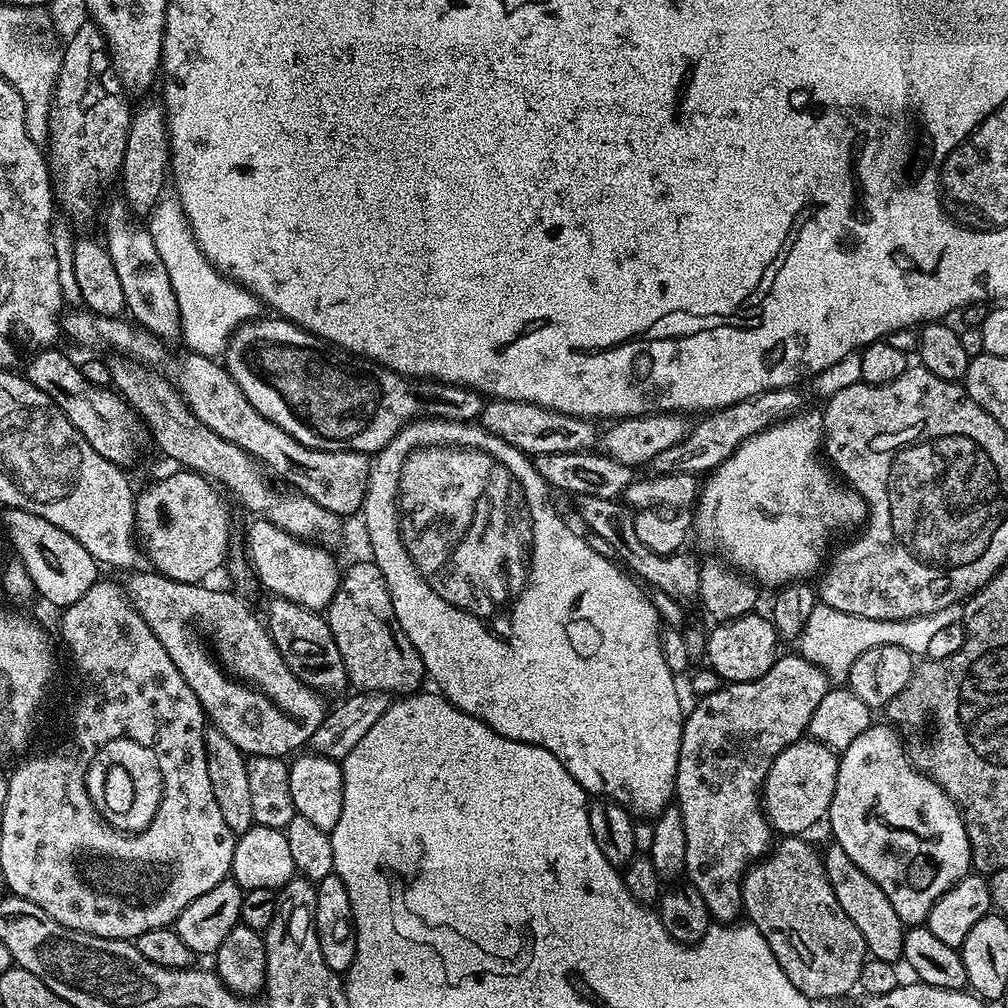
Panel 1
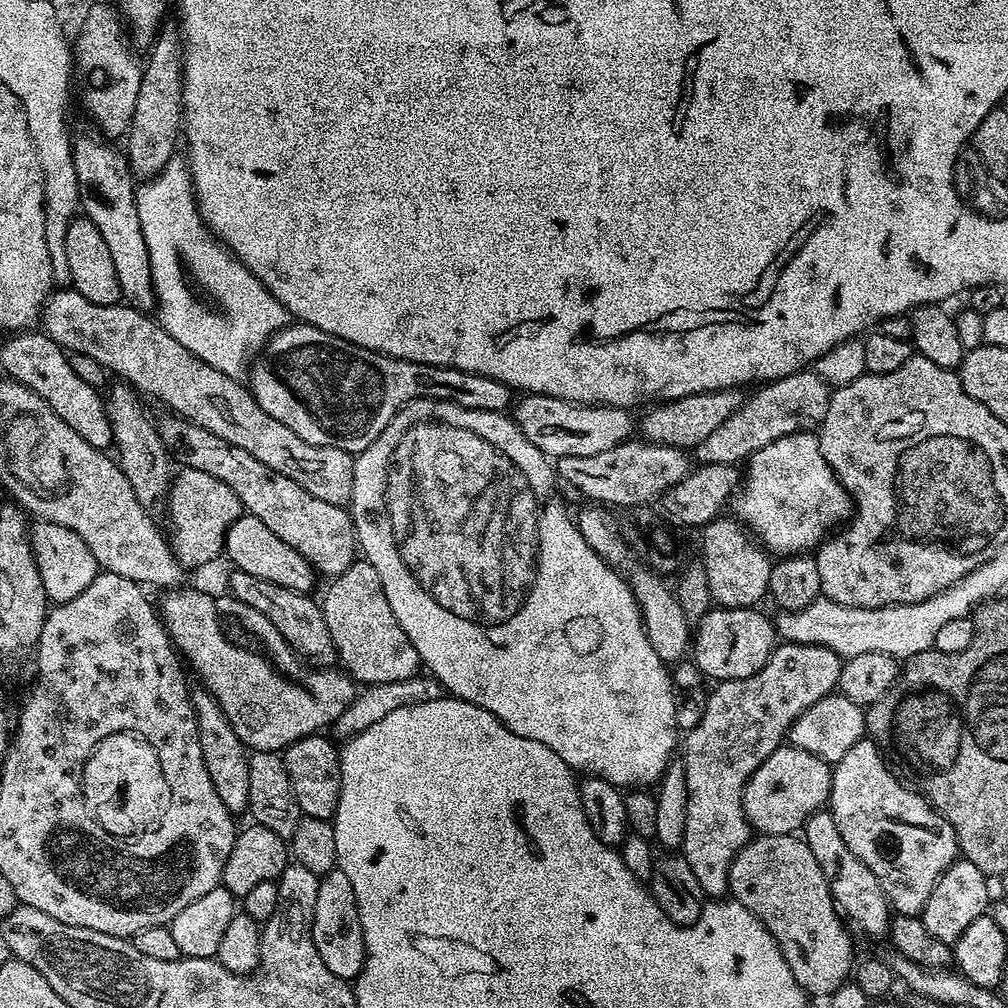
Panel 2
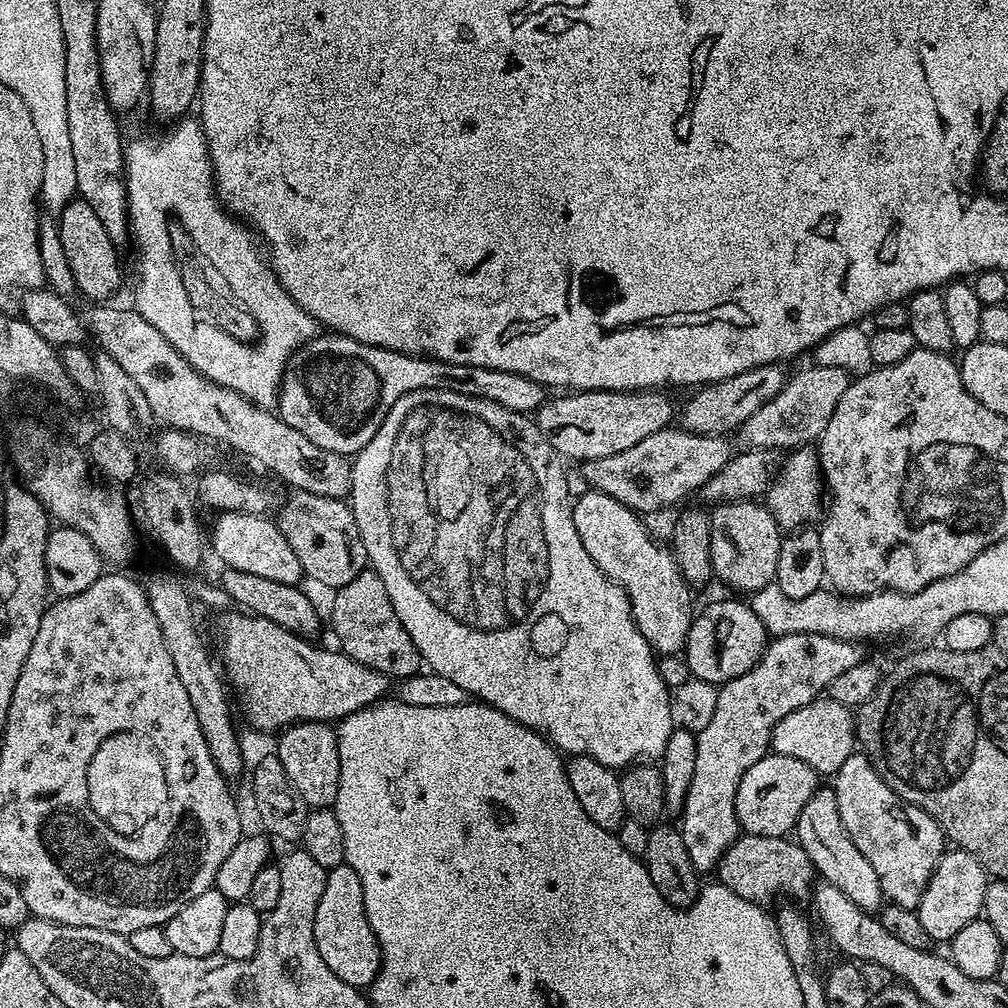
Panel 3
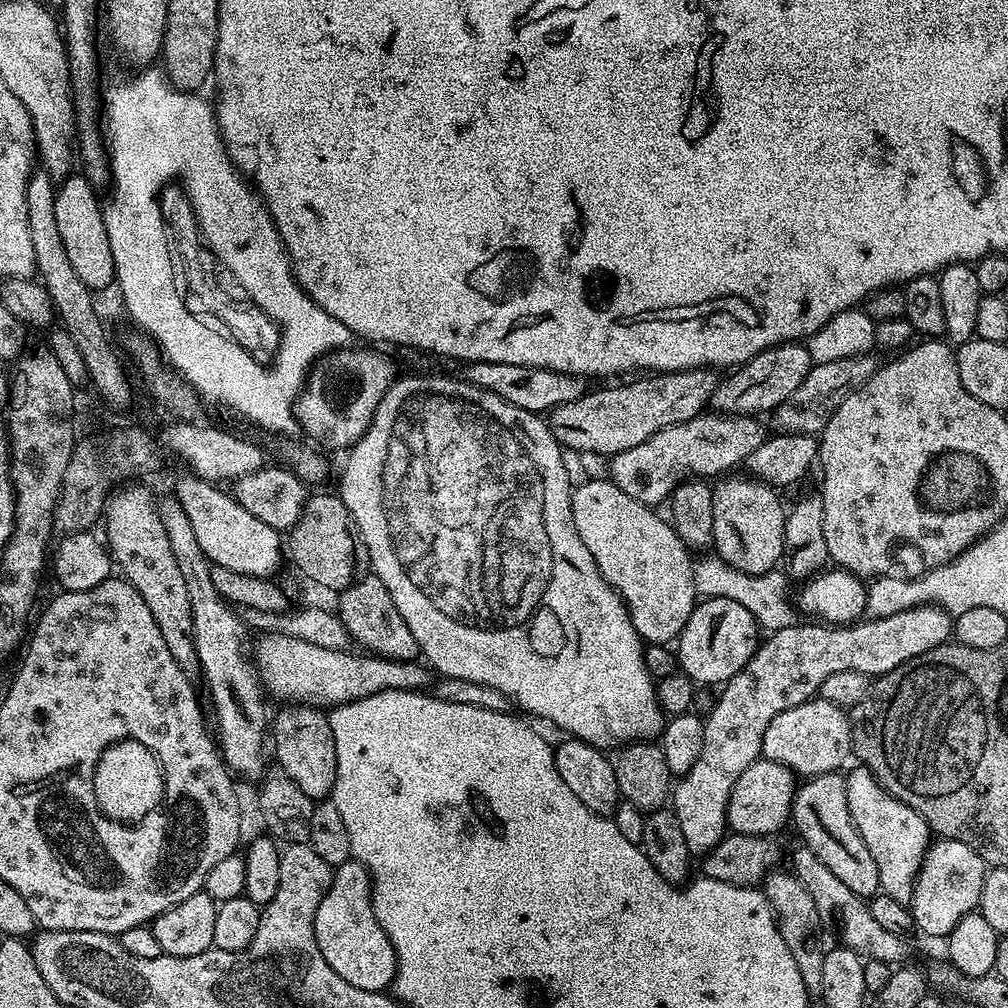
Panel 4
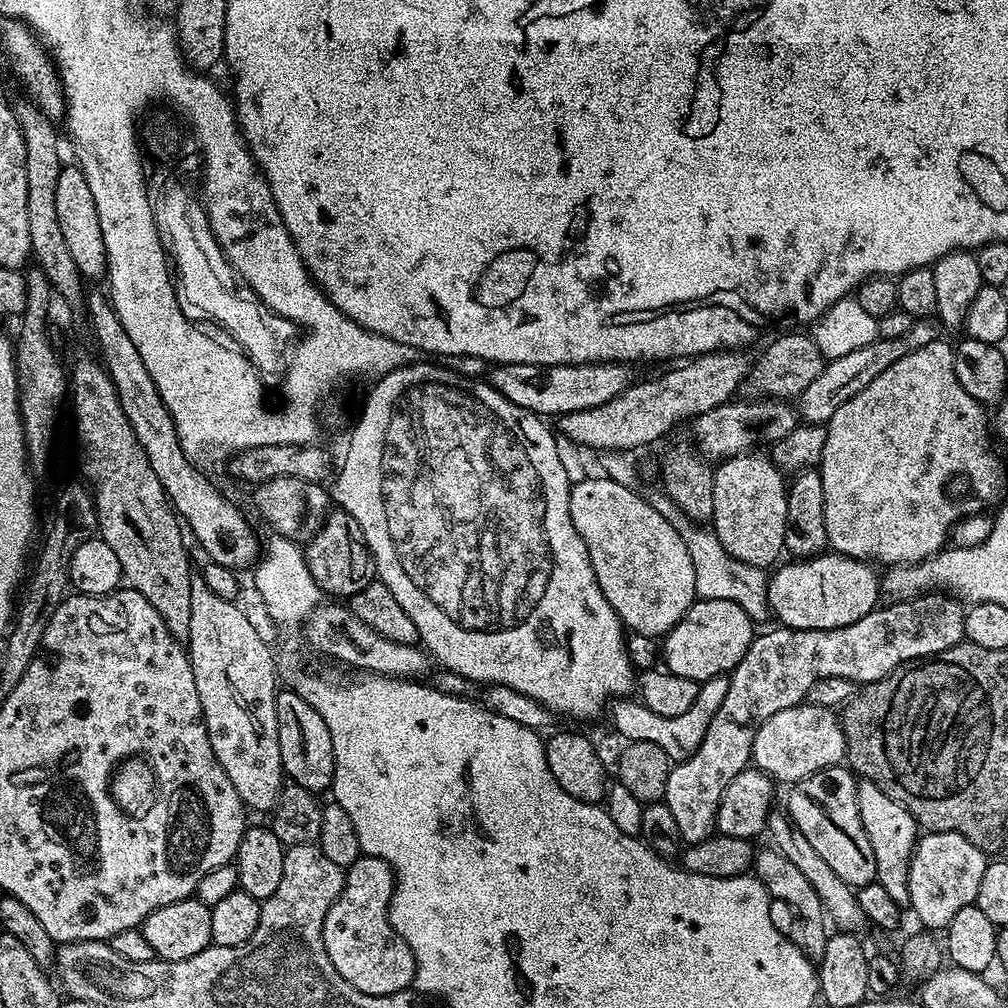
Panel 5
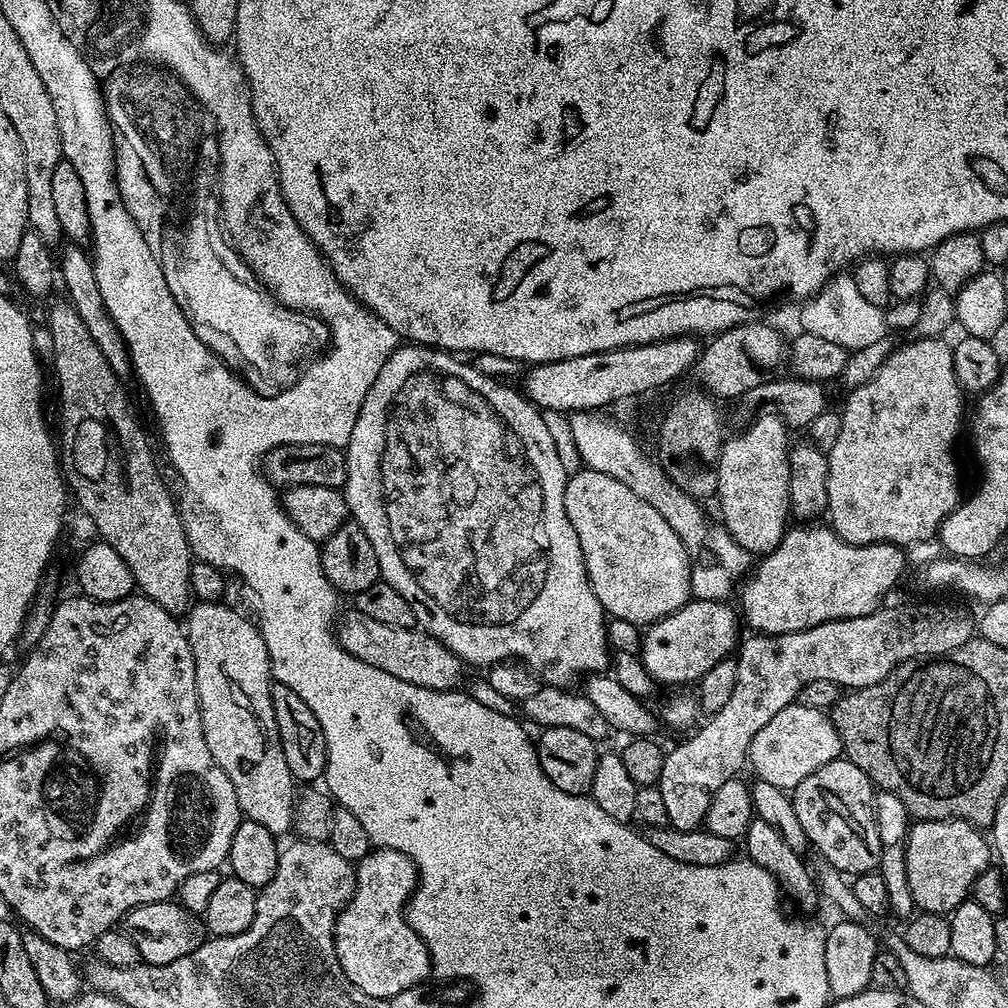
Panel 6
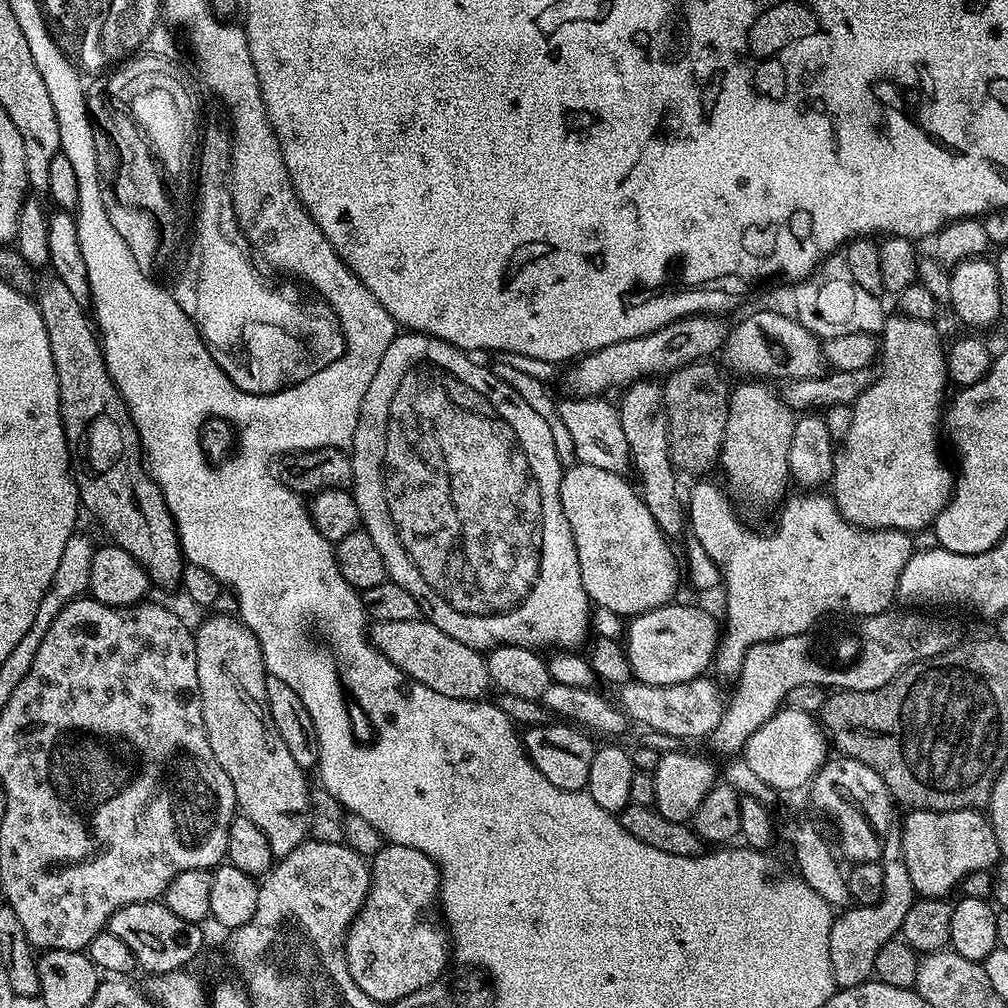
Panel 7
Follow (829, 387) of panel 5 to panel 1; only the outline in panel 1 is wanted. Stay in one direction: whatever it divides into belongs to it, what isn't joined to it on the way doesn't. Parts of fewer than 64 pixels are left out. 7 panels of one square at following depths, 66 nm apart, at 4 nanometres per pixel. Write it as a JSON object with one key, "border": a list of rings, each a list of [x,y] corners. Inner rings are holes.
{"border":[[[795,387],[779,388],[764,392],[761,396],[751,396],[748,400],[734,402],[725,408],[715,409],[711,414],[705,415],[697,426],[689,431],[688,437],[678,446],[670,446],[670,450],[662,450],[654,461],[655,471],[663,474],[665,472],[691,472],[693,474],[711,473],[734,450],[742,446],[754,434],[758,434],[763,428],[776,424],[779,420],[785,420],[790,415],[801,411],[800,396]]]}

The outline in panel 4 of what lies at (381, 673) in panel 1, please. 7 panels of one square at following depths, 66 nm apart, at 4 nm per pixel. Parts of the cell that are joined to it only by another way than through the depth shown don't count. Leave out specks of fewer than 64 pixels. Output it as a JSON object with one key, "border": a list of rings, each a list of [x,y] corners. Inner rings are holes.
{"border":[[[369,574],[357,580],[339,593],[340,608],[338,615],[344,623],[349,637],[361,644],[361,649],[383,657],[385,660],[415,661],[421,655],[420,643],[410,634],[410,626],[406,626],[406,618],[398,614],[398,606],[394,606],[394,598],[390,598],[390,590],[382,586],[376,575]]]}

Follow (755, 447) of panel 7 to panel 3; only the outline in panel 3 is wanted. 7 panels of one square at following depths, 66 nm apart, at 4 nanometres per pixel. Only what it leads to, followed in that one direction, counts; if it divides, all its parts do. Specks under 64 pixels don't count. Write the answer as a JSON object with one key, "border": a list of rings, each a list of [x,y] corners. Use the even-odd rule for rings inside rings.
{"border":[[[755,499],[731,500],[711,509],[710,562],[715,579],[751,594],[773,583],[778,570],[782,529],[772,512]]]}

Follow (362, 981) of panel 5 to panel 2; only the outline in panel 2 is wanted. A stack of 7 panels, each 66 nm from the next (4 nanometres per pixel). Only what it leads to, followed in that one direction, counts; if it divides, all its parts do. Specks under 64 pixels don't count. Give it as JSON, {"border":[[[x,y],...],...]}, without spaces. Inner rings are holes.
{"border":[[[338,867],[320,876],[318,902],[314,902],[312,937],[318,950],[318,958],[326,962],[326,970],[343,980],[355,981],[364,969],[368,951],[364,945],[362,922],[358,920],[358,902],[354,896],[354,886],[350,884],[350,878],[346,878],[346,874],[342,874]]]}

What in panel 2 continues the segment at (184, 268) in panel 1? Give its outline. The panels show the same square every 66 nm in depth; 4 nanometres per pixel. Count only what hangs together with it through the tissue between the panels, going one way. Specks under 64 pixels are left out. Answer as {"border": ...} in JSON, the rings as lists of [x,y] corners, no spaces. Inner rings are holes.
{"border":[[[173,158],[161,172],[145,179],[136,190],[136,205],[138,206],[138,222],[142,222],[142,238],[146,238],[146,250],[150,254],[152,284],[156,288],[156,308],[160,325],[168,331],[170,338],[178,338],[190,354],[202,358],[214,370],[222,370],[222,374],[237,378],[245,375],[250,364],[248,351],[251,348],[263,349],[269,336],[288,327],[290,317],[288,311],[262,286],[260,279],[243,264],[232,251],[209,230],[202,217],[200,208],[196,205],[196,192],[192,189],[192,176],[188,173],[187,163],[183,159]],[[184,256],[184,264],[200,279],[200,284],[206,291],[212,292],[216,300],[224,300],[224,316],[211,312],[204,304],[196,301],[194,293],[188,289],[188,280],[184,277],[184,264],[180,261]]]}

